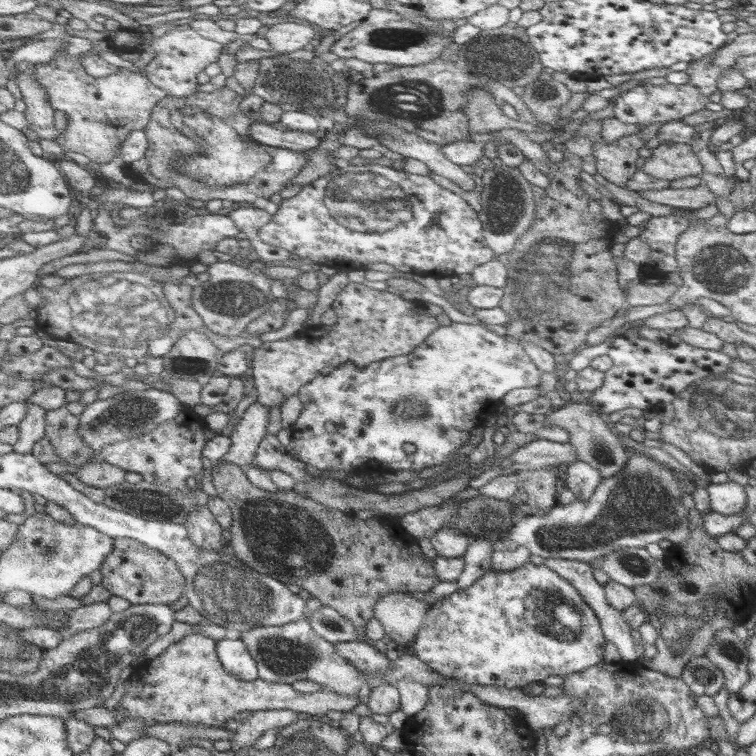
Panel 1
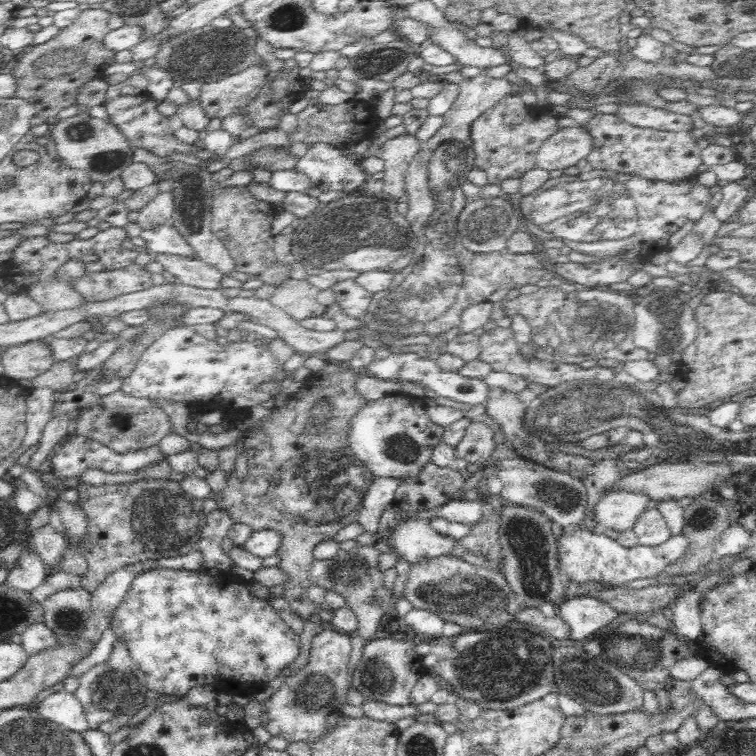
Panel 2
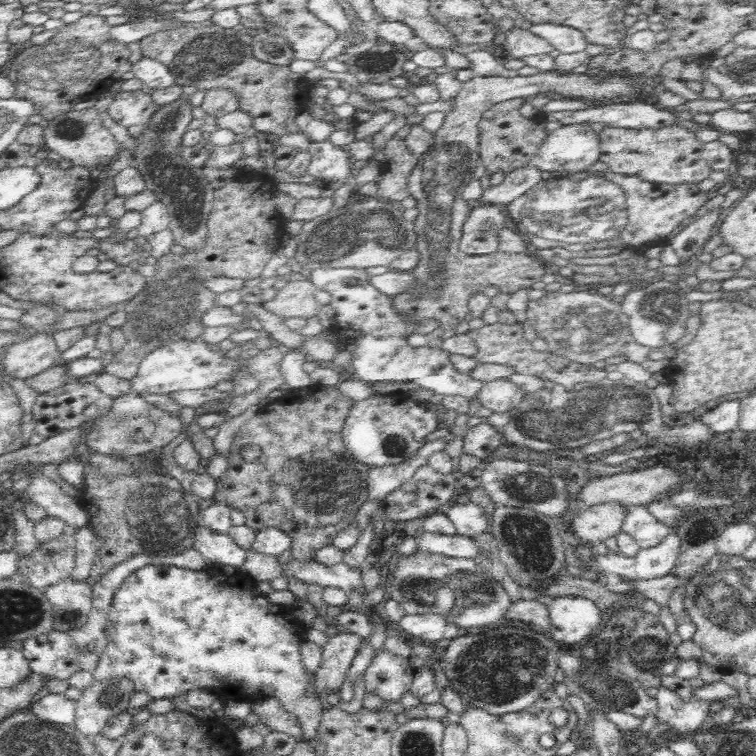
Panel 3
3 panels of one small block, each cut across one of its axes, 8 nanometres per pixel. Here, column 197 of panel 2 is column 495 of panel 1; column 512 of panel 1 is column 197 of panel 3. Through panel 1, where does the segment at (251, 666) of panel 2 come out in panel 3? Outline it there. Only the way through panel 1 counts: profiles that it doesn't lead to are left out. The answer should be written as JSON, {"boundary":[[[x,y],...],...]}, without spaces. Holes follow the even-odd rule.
{"boundary":[[[168,563],[143,566],[133,572],[113,596],[105,626],[107,645],[93,672],[93,681],[130,679],[137,692],[145,691],[152,700],[186,696],[195,689],[211,690],[227,701],[276,698],[300,719],[303,740],[314,740],[325,709],[320,698],[308,693],[313,677],[302,663],[301,633],[284,617],[282,606],[268,601],[256,586],[248,594],[248,584],[231,586],[230,578],[220,574],[218,580],[216,576],[206,570],[178,568]]]}

